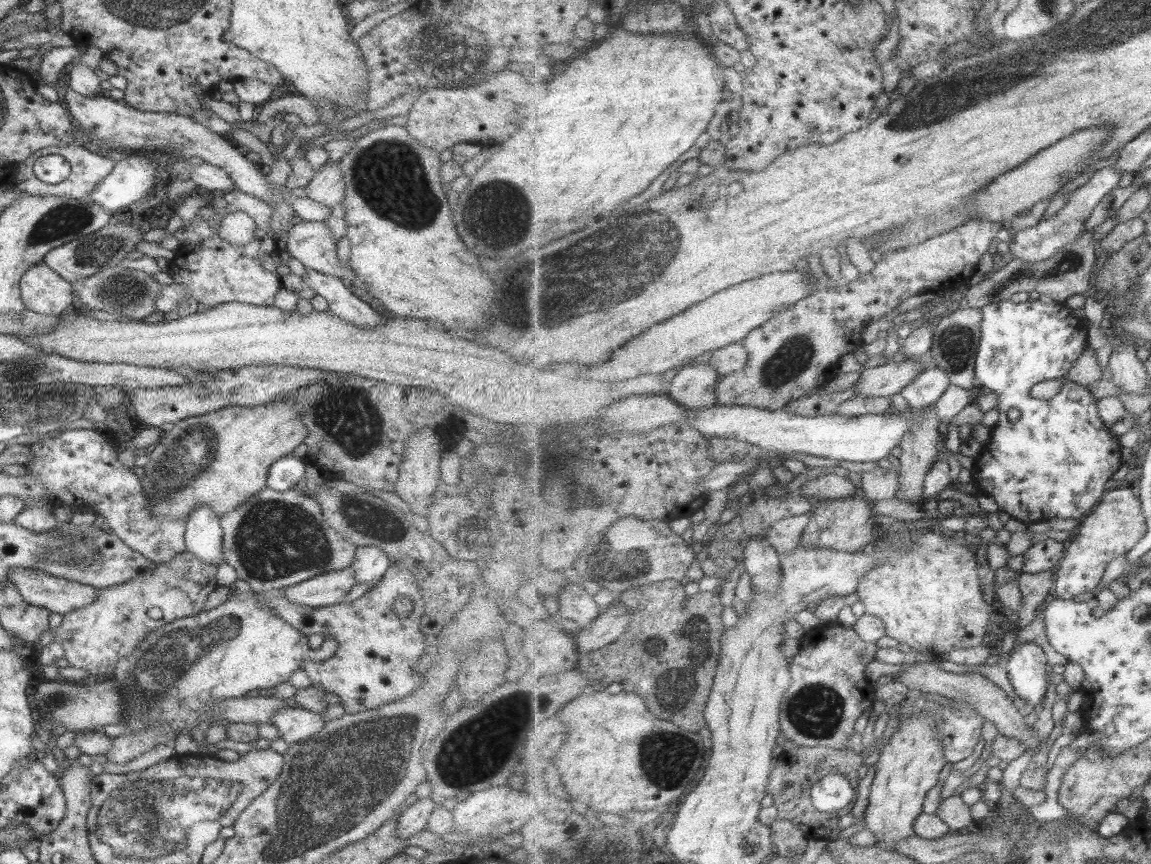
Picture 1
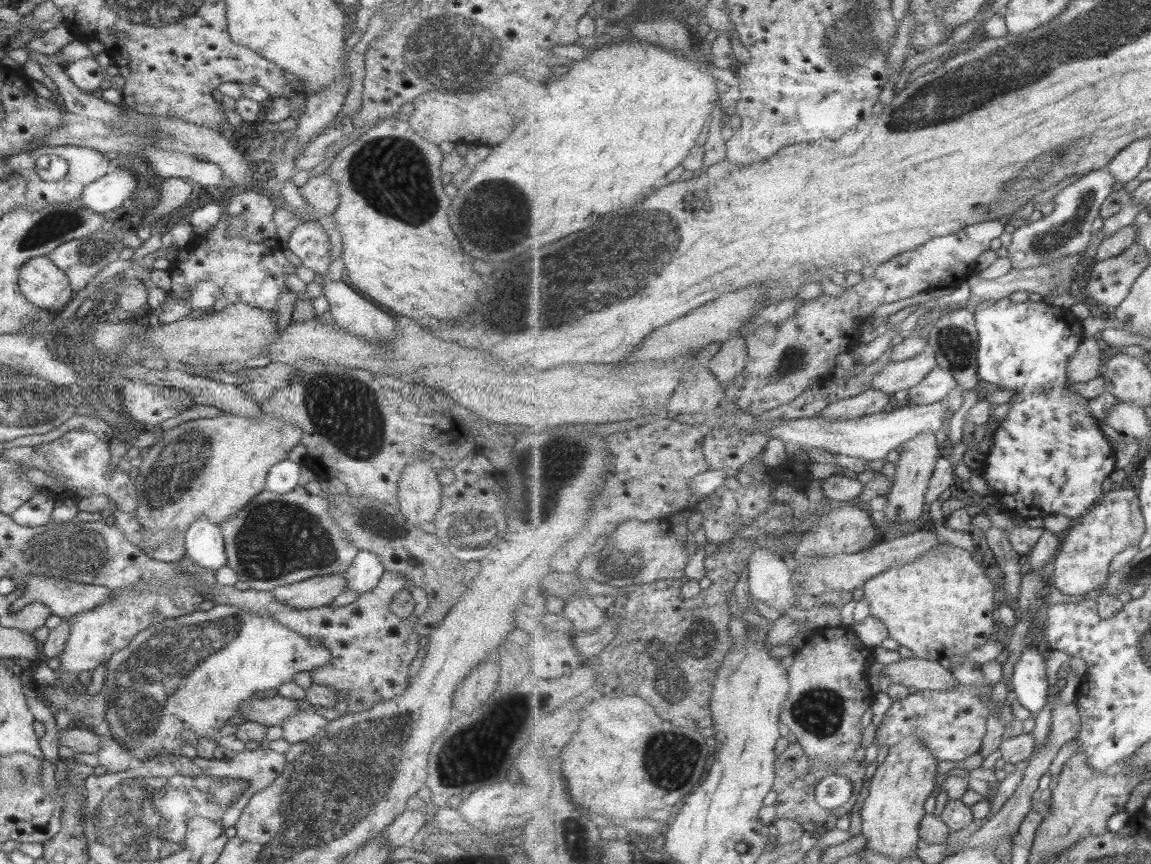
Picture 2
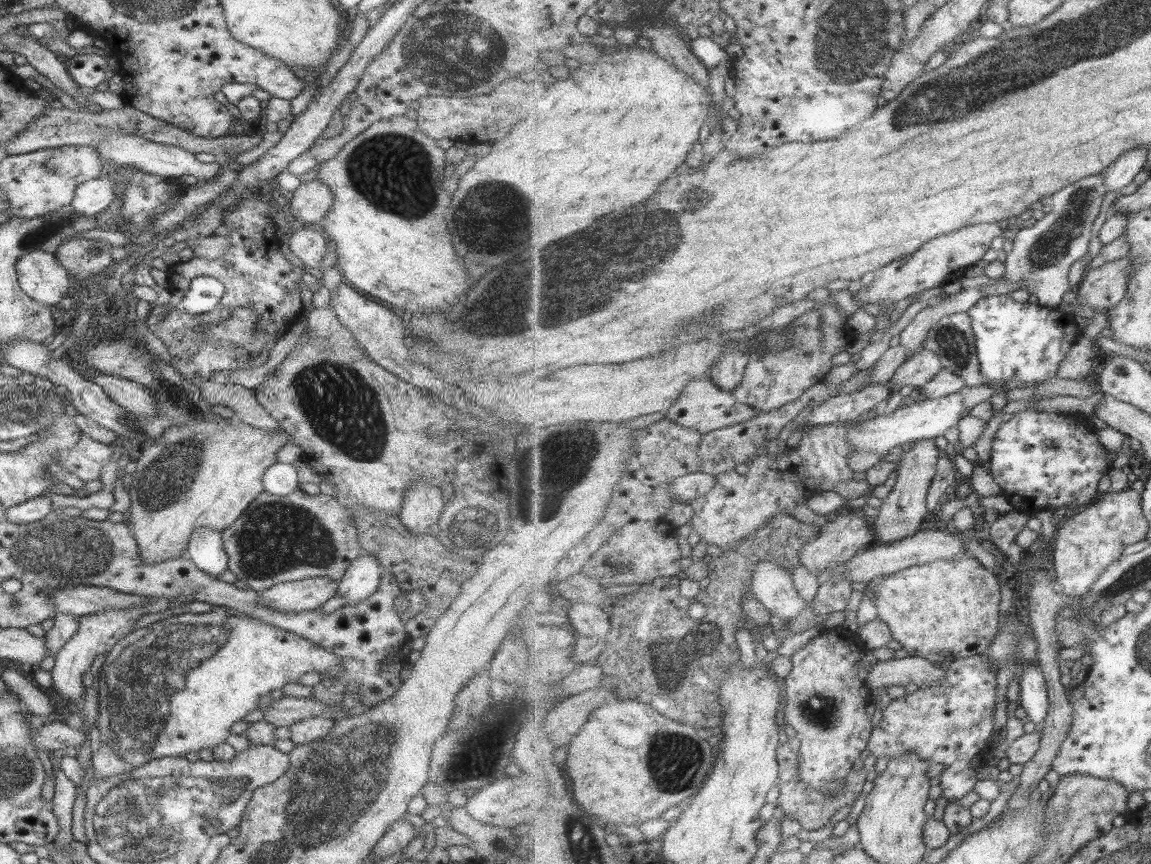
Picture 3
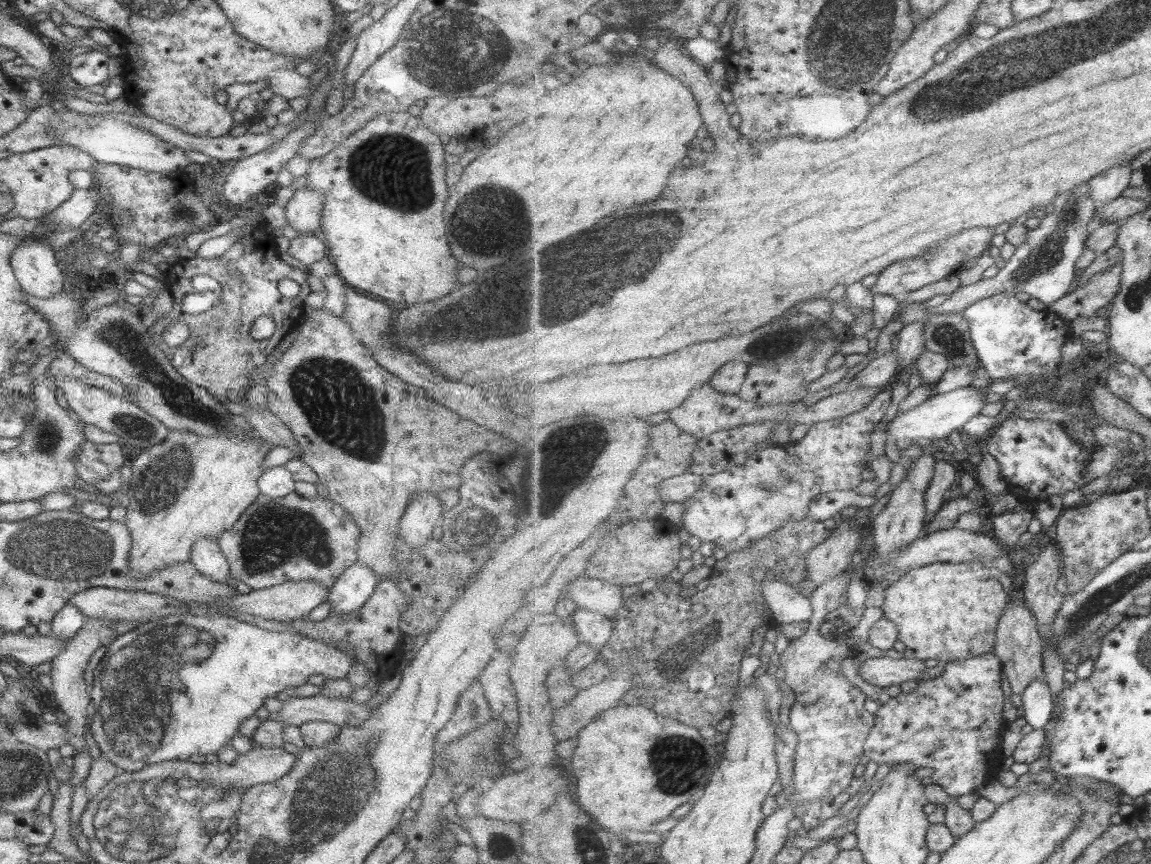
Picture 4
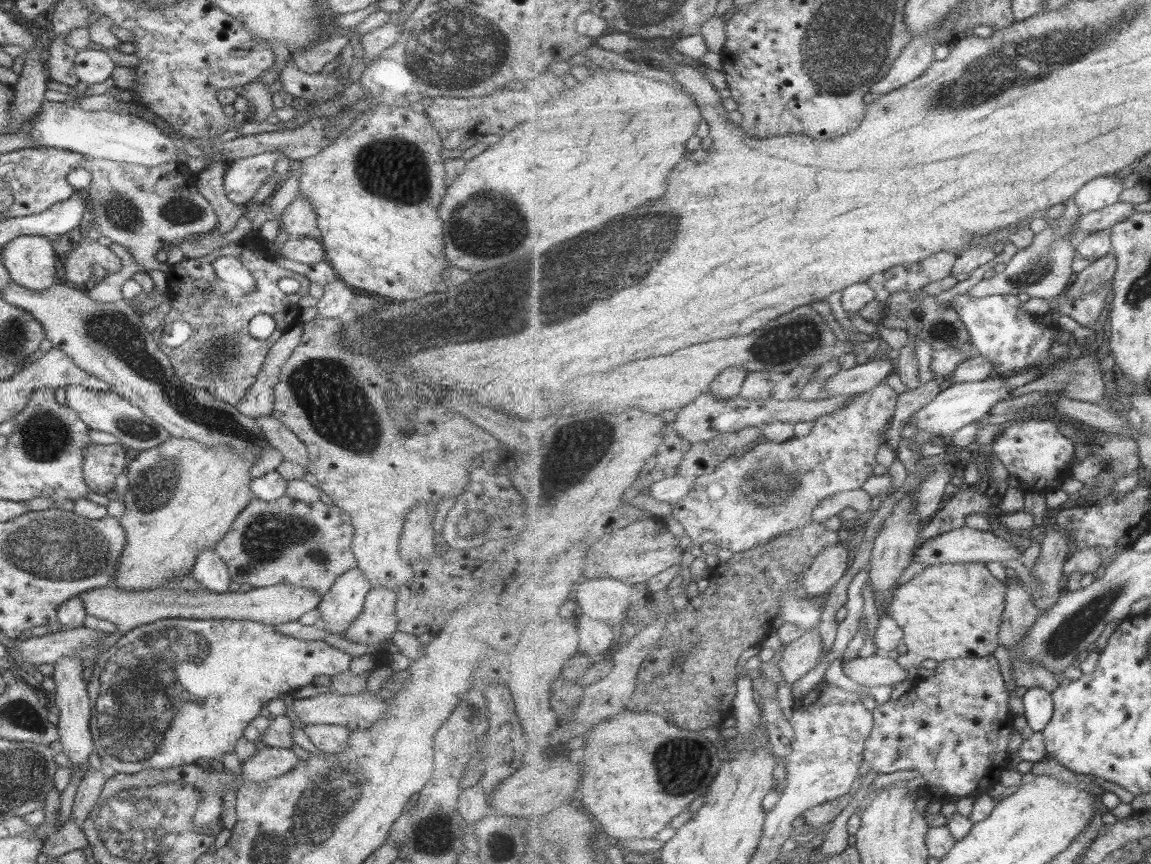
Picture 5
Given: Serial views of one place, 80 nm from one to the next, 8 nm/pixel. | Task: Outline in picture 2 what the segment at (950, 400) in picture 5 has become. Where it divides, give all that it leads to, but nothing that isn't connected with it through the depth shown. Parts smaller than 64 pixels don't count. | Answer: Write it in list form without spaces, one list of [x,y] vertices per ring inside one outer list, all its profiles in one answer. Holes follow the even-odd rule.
[[[942,400],[929,405],[901,404],[899,409],[890,412],[868,414],[856,419],[826,419],[825,417],[798,418],[775,423],[769,430],[772,438],[780,438],[787,442],[798,444],[800,448],[824,448],[845,456],[879,460],[889,452],[897,450],[899,444],[907,443],[925,433],[937,434],[943,426],[943,418],[947,414],[947,406]]]

